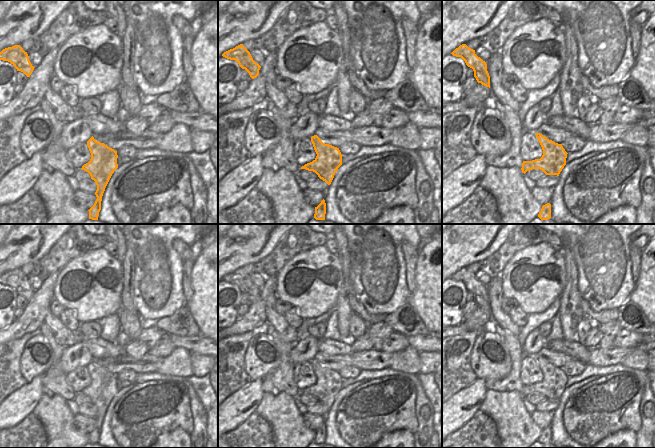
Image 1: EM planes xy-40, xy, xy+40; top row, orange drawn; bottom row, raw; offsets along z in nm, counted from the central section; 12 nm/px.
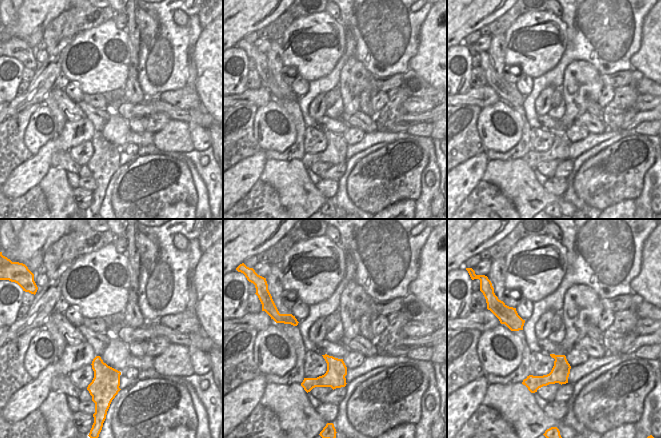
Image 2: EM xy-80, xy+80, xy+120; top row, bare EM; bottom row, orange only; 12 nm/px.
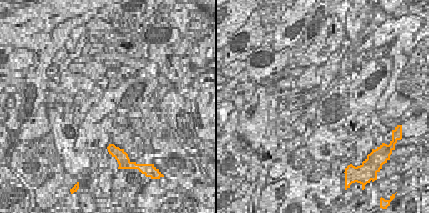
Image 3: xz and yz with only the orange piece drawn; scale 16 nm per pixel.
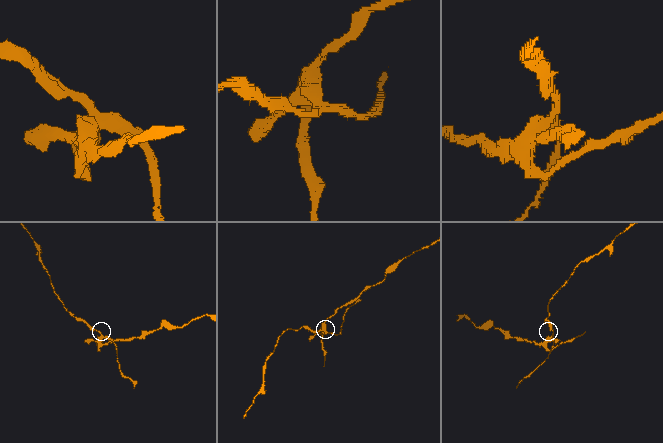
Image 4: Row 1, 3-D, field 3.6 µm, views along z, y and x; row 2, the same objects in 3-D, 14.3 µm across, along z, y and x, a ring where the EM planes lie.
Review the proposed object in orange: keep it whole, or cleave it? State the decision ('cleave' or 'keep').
cleave

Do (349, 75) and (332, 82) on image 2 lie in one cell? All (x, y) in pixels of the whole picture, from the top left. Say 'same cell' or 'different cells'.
different cells

